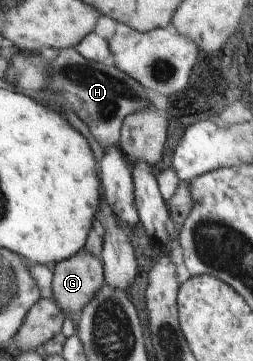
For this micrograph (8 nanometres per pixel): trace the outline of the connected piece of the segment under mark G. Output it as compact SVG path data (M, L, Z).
M83 249L55 264L51 279L52 300L64 314L80 311L102 288L103 281L101 259Z

